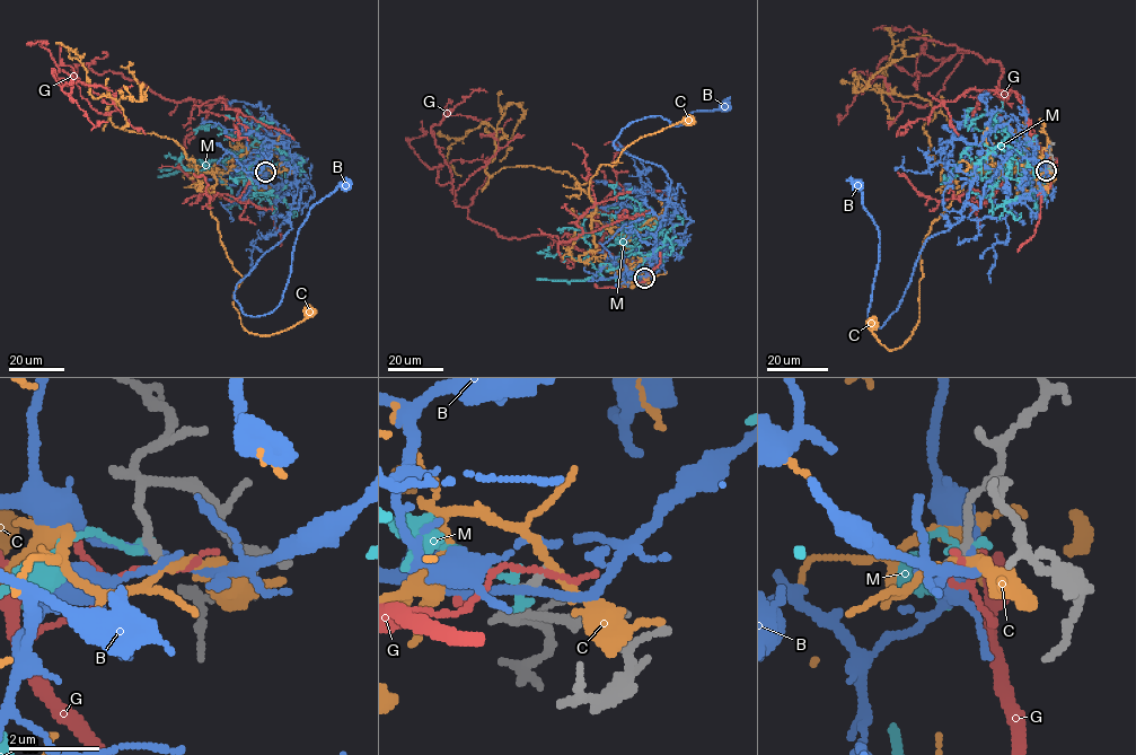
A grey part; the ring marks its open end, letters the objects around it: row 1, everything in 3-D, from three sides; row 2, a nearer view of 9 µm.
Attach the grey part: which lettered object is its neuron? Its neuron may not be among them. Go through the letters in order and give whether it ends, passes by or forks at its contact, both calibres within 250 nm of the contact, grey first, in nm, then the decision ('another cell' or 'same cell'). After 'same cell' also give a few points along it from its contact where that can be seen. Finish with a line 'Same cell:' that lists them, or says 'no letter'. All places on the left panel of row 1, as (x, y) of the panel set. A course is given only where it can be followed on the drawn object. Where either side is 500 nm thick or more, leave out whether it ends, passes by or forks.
B: it passes by; 240 nm thick on the grey side, 180 nm on the other; another cell
C: it passes by; 200 nm thick on the grey side, 200 nm on the other; another cell
G: it passes by; 200 nm thick on the grey side, 100 nm on the other; another cell
M: it ends there; 240 nm thick on the grey side, 180 nm on the other; another cell
Same cell: no letter

